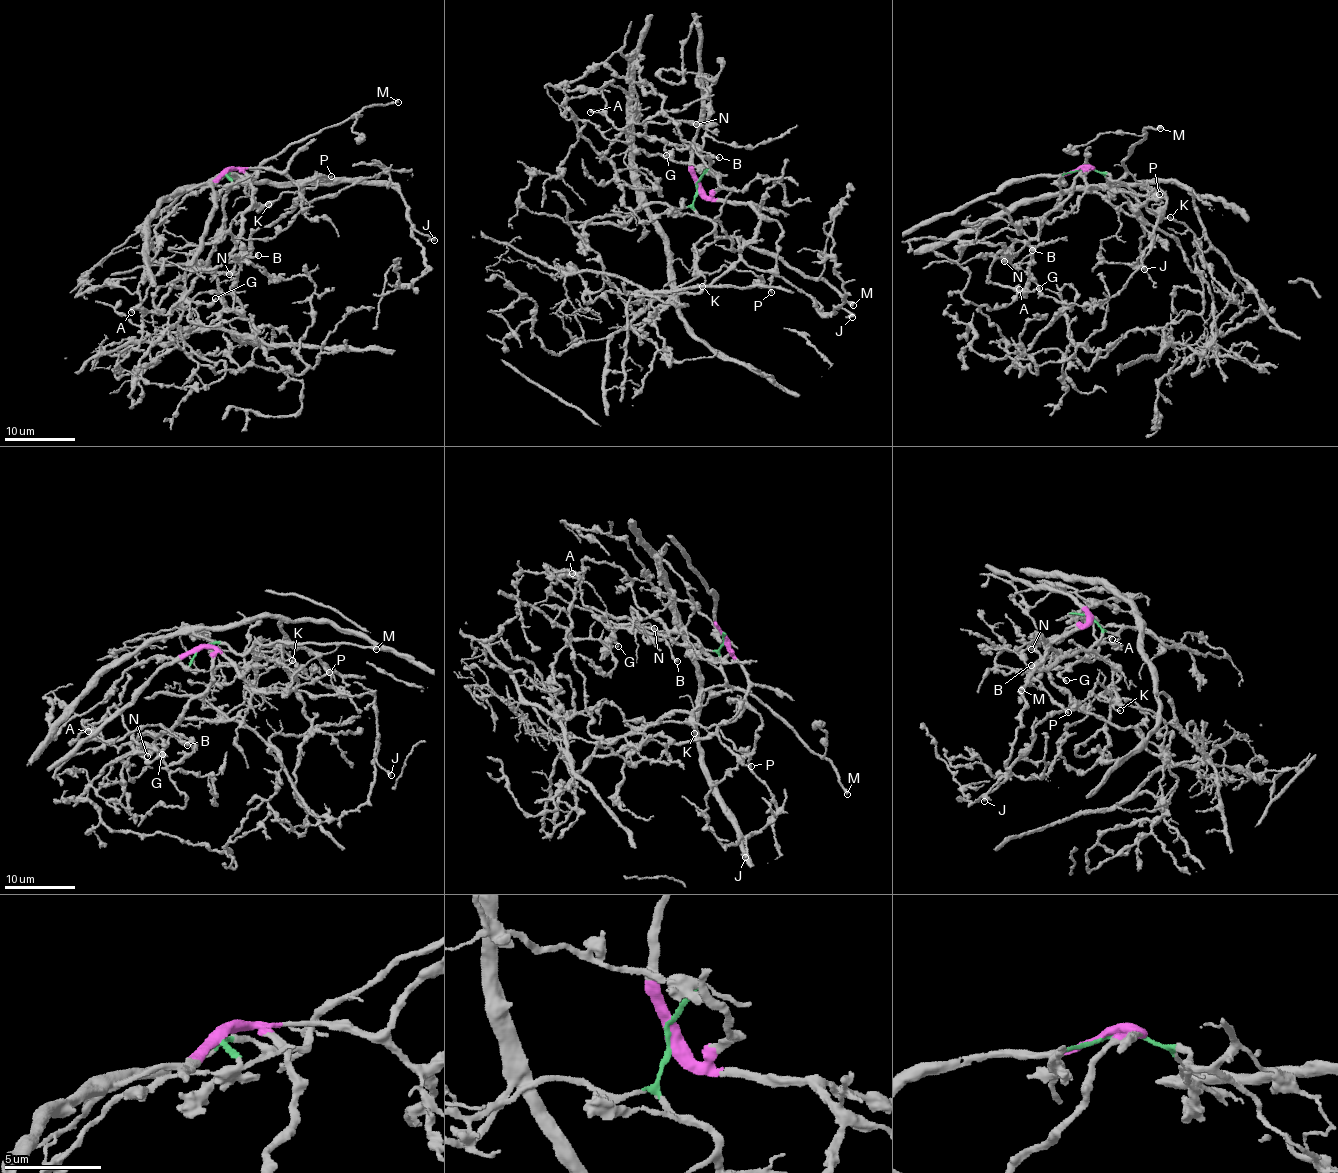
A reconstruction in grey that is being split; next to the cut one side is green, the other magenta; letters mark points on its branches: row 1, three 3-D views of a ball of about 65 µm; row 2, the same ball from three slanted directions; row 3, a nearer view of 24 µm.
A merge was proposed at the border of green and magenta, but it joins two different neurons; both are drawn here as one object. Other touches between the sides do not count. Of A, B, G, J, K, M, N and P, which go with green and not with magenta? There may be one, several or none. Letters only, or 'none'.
K, M

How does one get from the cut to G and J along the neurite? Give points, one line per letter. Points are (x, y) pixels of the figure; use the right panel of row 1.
G: (1083, 167), (1090, 169), (1074, 178), (1066, 198), (1045, 218), (1029, 242), (1032, 257), (1024, 290), (1039, 287)
J: (1083, 167), (1090, 167), (1081, 175), (1091, 192), (1130, 214), (1148, 199), (1164, 198), (1143, 255), (1145, 270)

